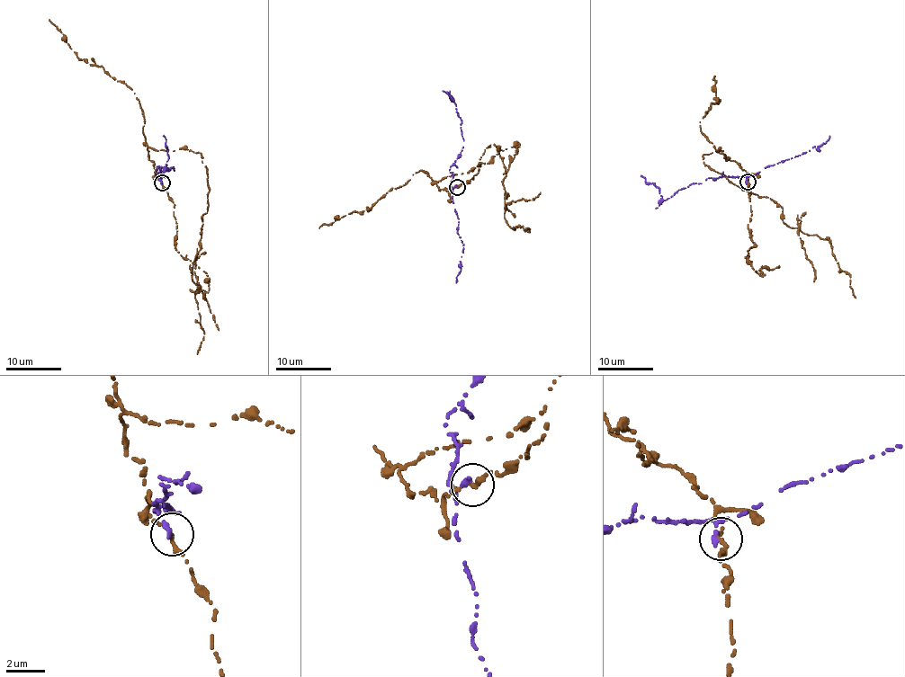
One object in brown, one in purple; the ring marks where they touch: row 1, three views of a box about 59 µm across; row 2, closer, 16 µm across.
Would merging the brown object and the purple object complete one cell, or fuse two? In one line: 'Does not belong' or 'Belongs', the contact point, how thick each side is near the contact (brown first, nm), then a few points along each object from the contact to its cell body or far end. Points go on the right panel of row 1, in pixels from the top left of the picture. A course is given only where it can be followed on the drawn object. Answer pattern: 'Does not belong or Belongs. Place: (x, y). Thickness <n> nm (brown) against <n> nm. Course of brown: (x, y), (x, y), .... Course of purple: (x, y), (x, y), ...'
Does not belong. Place: (748, 182). Thickness 240 nm (brown) against 280 nm. Course of brown: (748, 182), (723, 151), (703, 155), (704, 165), (773, 200), (791, 228), (829, 241), (855, 298). Course of purple: (748, 182), (745, 176), (711, 177), (702, 183), (693, 182), (664, 200), (658, 187), (647, 182), (641, 174)

